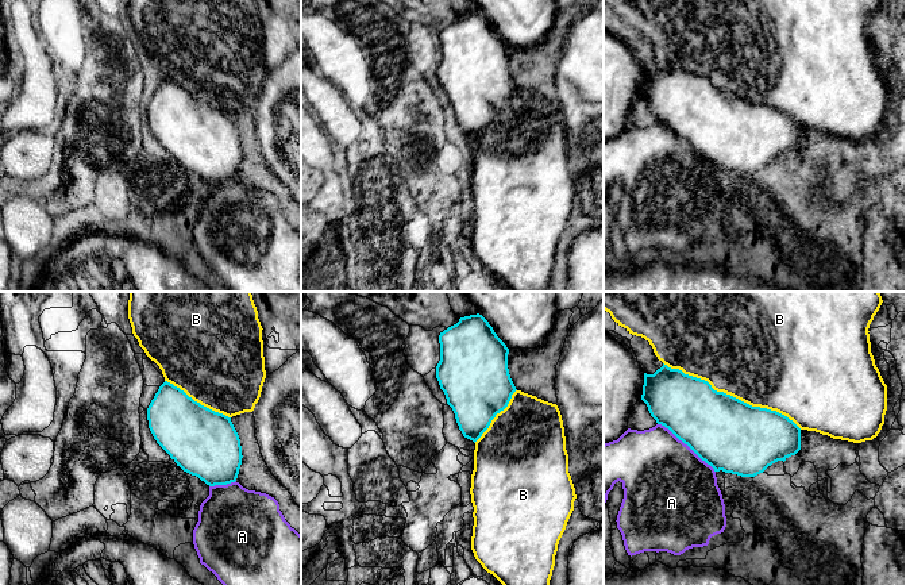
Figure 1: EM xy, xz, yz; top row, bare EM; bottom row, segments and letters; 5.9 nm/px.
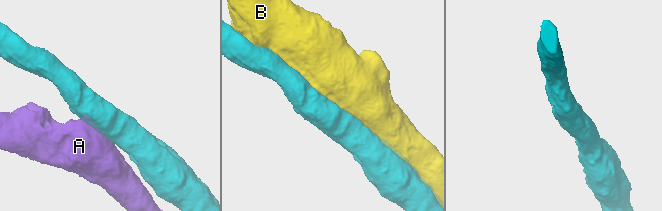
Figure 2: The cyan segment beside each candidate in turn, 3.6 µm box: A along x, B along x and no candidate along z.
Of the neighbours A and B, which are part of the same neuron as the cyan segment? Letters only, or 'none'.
none

